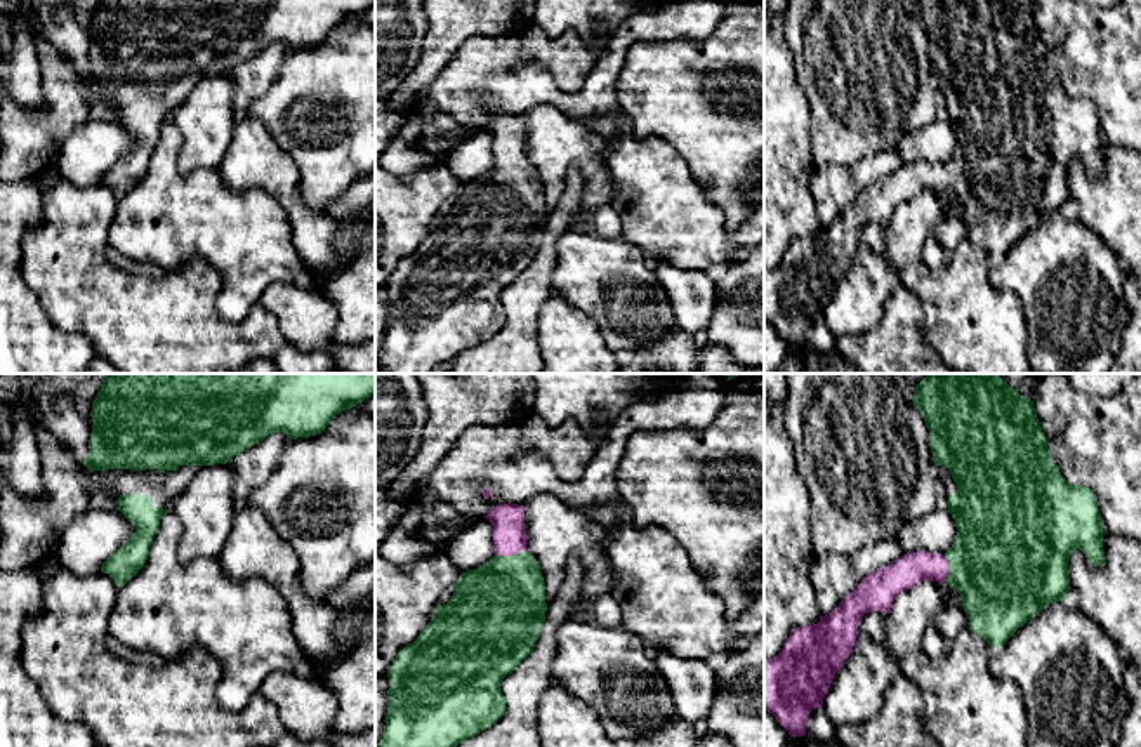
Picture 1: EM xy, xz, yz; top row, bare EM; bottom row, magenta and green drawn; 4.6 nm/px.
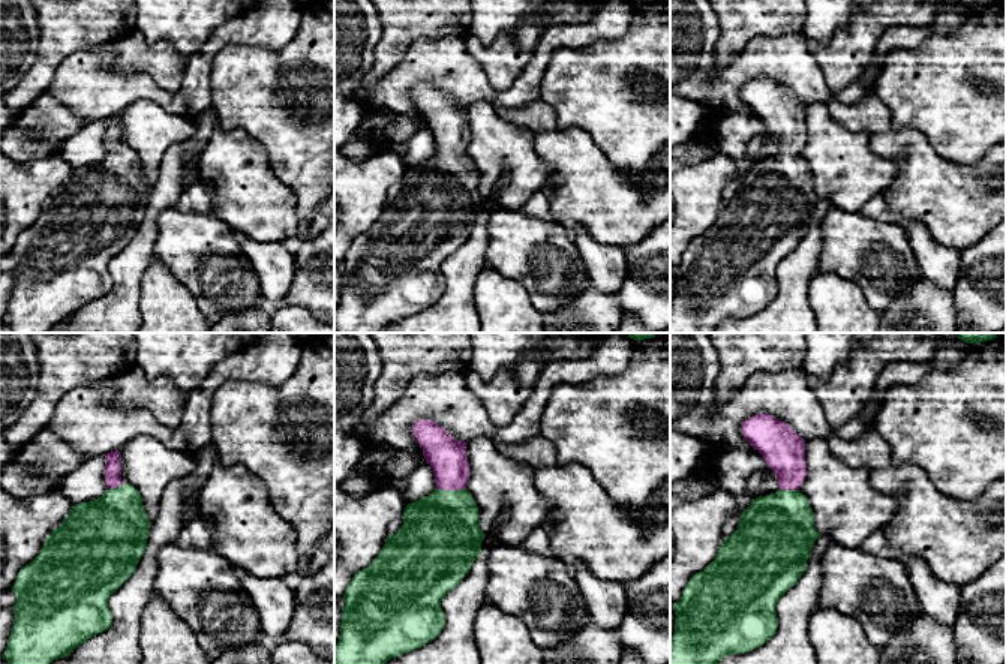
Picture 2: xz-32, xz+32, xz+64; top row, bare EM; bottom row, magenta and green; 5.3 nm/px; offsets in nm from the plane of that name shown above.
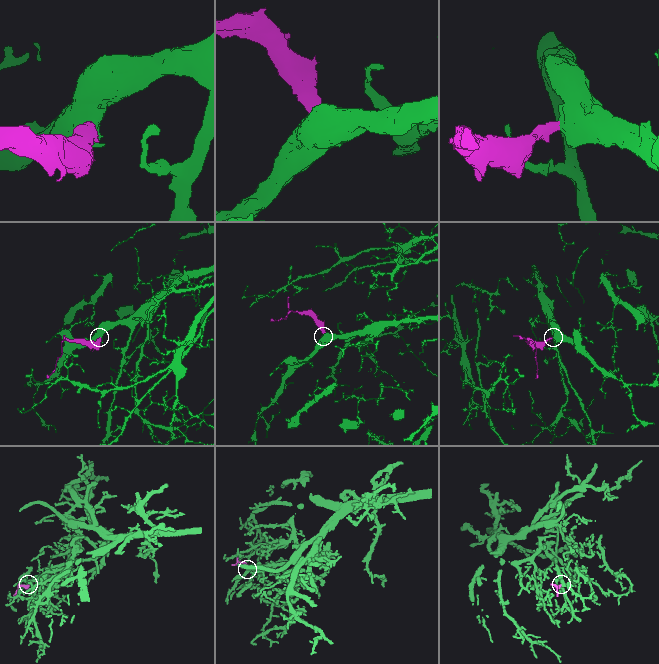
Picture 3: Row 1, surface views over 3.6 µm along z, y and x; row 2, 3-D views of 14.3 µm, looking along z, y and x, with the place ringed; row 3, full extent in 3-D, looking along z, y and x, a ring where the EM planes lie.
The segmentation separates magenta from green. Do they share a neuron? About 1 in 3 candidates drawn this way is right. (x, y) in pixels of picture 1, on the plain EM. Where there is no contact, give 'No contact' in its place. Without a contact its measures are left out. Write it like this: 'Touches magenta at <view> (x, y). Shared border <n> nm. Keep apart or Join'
Touches magenta at xz (509, 165). Shared border 150 nm. Join

